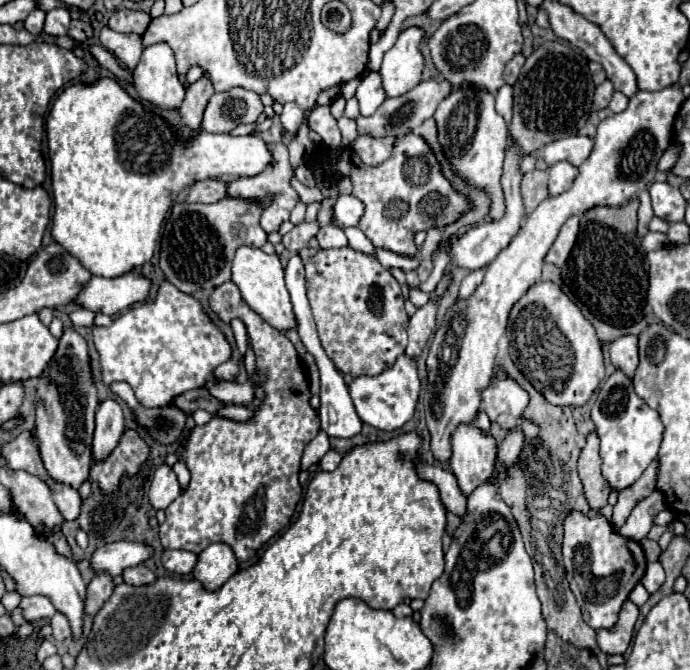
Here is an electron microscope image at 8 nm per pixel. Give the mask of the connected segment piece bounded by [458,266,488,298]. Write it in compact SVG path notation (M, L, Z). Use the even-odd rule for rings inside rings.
M484 266L484 268L478 268L478 270L472 270L464 280L462 280L462 284L460 284L460 292L458 292L458 298L468 298L474 290L476 290L476 286L484 280L484 272L488 270L488 266Z

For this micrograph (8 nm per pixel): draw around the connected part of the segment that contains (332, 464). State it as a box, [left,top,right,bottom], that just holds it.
[320,450,342,470]

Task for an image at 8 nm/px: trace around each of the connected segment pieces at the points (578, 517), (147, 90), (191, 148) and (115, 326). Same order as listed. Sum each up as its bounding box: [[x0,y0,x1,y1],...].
[[562,510,646,630],[132,44,184,108],[46,78,272,278],[94,282,232,408]]

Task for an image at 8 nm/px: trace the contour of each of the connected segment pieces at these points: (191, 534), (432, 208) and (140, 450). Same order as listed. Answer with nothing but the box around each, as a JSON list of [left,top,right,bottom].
[[160,282,320,562],[314,132,472,256],[90,428,150,496]]

